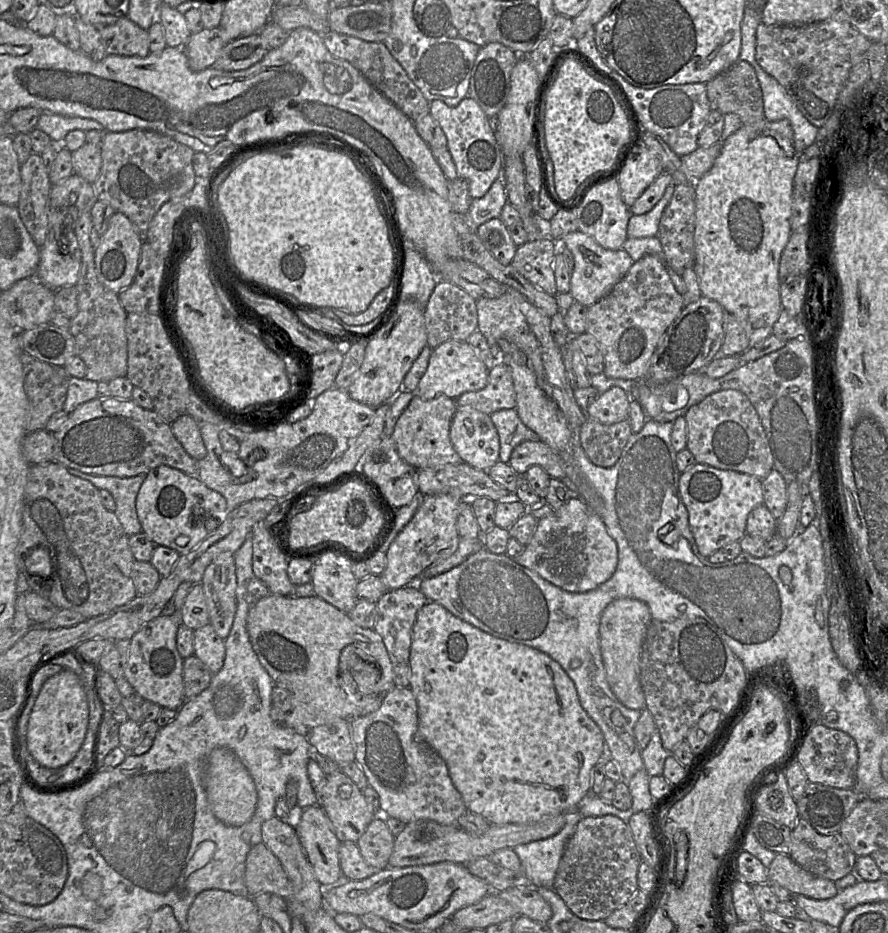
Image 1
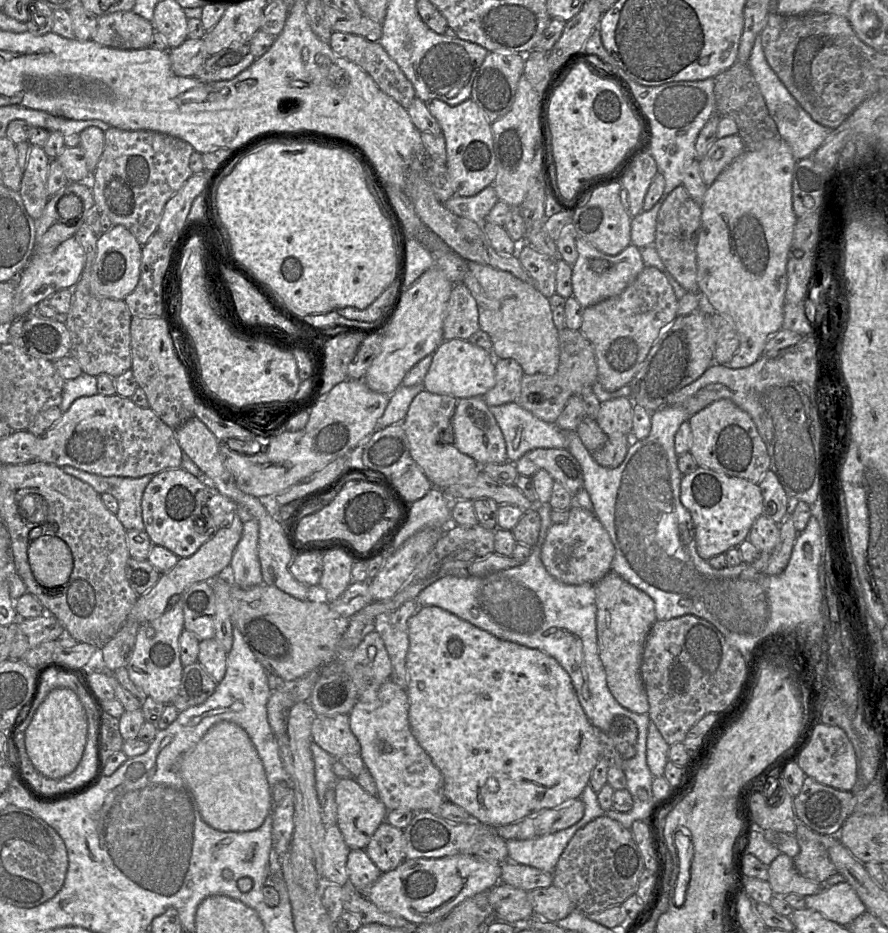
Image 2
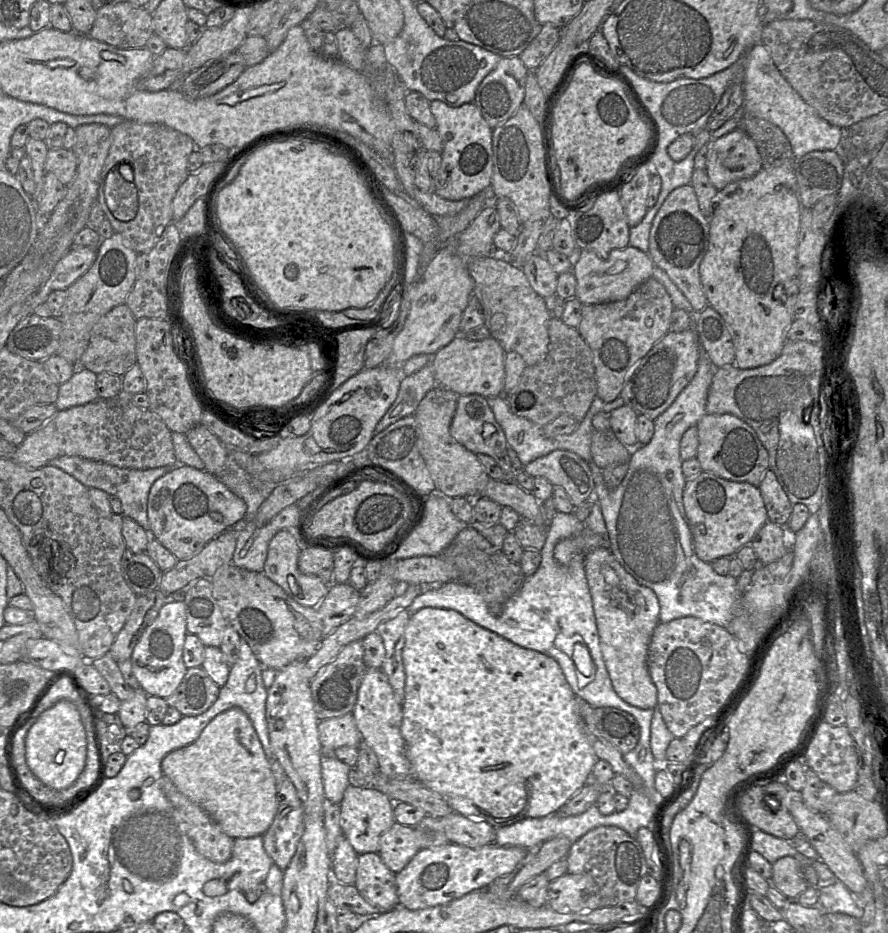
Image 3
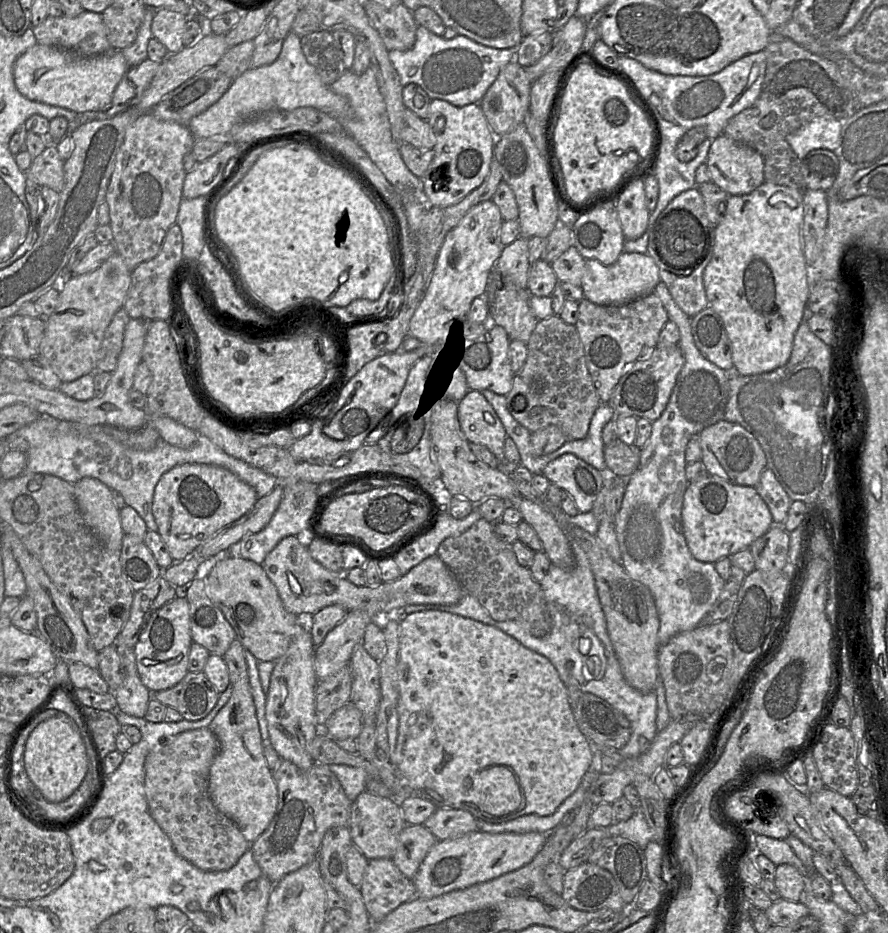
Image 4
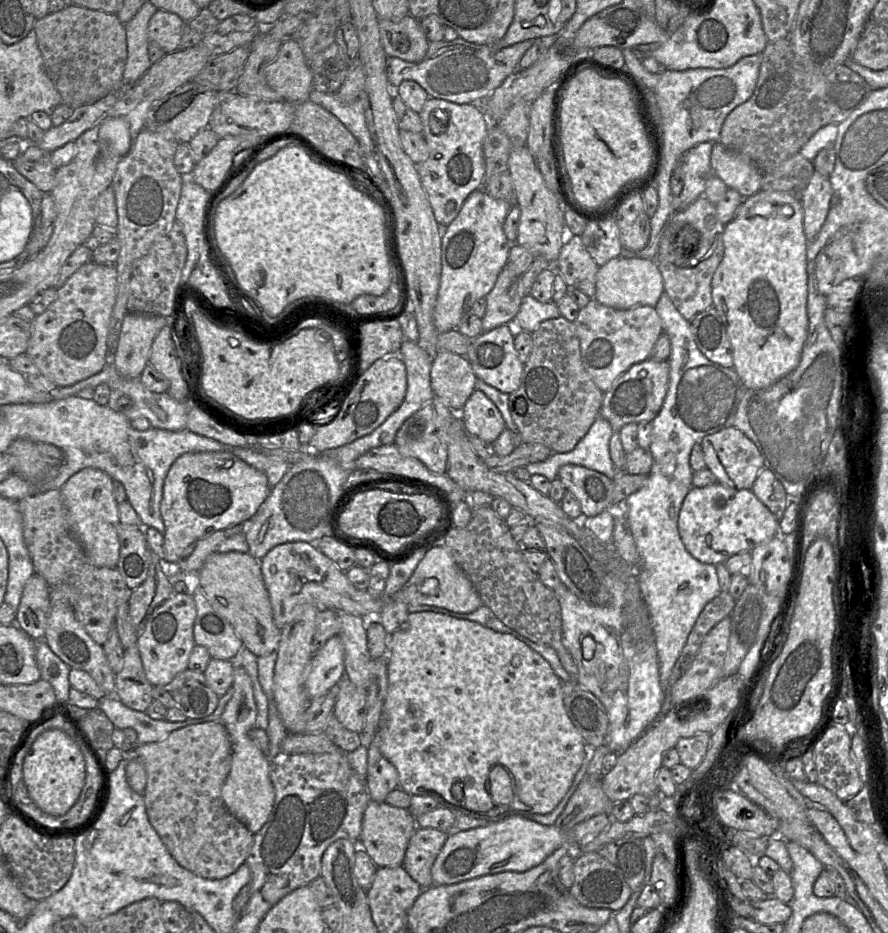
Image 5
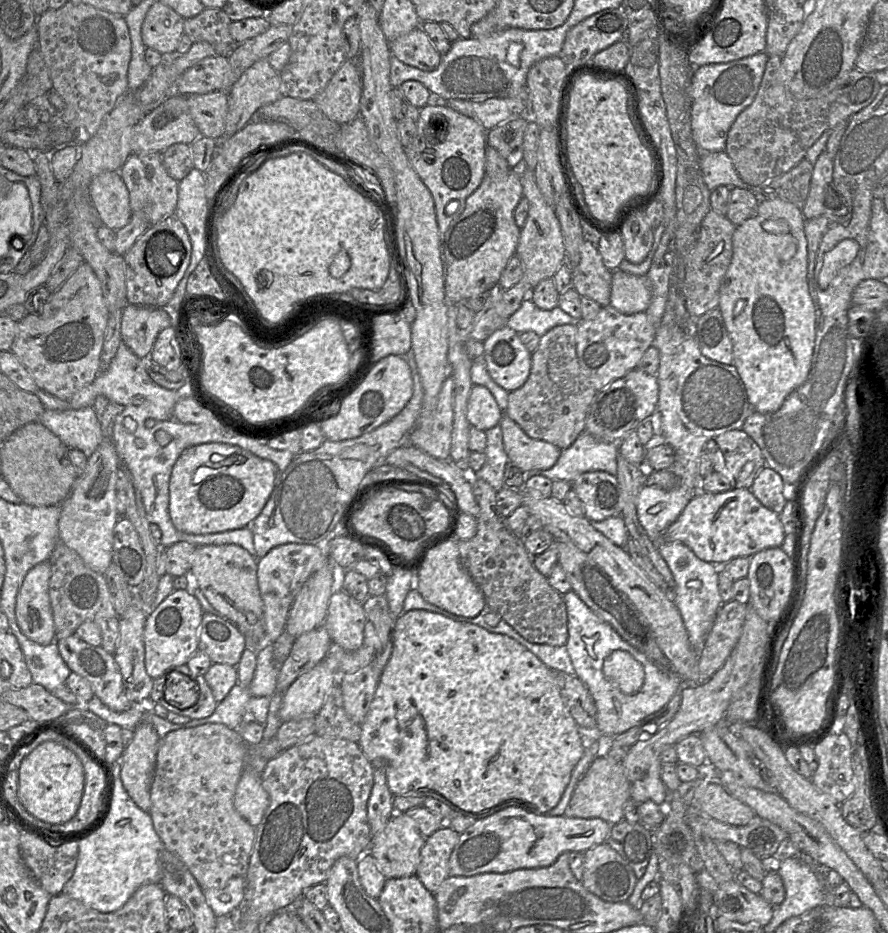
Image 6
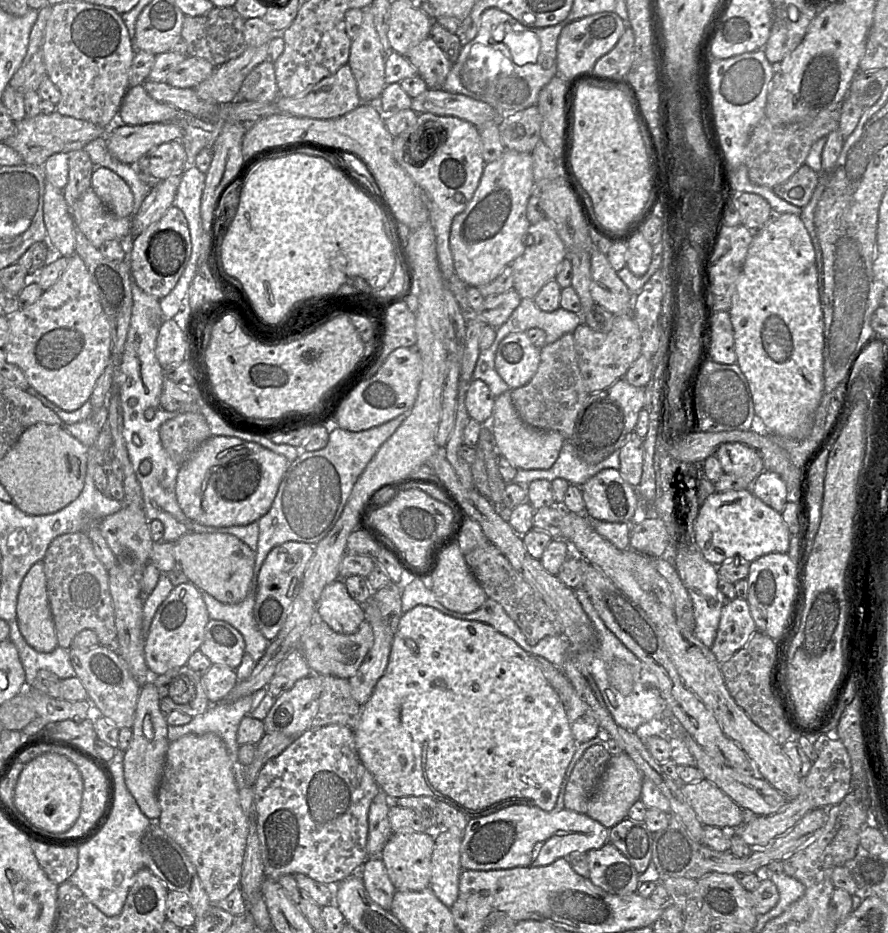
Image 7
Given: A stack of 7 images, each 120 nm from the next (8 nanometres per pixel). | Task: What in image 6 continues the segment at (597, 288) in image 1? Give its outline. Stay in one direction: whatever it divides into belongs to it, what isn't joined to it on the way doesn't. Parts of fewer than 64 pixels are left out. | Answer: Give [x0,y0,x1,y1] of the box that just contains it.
[610,269,651,315]

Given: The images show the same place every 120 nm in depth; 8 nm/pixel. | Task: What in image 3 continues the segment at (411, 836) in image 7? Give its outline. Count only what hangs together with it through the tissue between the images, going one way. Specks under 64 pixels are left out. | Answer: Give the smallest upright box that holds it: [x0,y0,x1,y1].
[339,784,395,855]

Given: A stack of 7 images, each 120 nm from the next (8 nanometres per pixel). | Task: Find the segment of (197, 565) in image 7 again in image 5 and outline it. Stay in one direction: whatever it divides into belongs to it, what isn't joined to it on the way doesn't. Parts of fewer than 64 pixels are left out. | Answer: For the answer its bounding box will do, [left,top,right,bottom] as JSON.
[198,552,281,657]

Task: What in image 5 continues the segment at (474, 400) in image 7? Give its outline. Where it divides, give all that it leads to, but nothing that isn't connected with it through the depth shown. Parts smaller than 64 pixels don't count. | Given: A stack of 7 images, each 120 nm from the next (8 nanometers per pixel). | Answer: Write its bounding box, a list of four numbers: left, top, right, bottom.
[456,390,506,443]

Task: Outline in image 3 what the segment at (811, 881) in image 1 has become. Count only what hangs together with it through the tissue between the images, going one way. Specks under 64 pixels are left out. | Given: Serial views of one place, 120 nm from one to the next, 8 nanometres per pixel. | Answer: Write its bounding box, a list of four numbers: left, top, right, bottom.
[771,856,808,900]

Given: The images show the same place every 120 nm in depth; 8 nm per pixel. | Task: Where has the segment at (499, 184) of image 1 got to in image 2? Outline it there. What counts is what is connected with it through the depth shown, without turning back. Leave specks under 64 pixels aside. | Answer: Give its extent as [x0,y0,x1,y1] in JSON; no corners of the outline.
[442,185,498,225]

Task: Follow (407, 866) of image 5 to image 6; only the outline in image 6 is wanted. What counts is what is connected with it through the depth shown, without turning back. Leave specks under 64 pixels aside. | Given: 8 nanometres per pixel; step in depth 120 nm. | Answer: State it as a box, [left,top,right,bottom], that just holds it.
[416,824,460,894]

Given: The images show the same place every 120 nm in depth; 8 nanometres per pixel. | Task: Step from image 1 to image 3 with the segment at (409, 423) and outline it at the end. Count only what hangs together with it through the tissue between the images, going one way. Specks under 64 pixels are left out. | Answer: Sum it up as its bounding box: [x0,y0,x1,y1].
[414,386,490,499]

